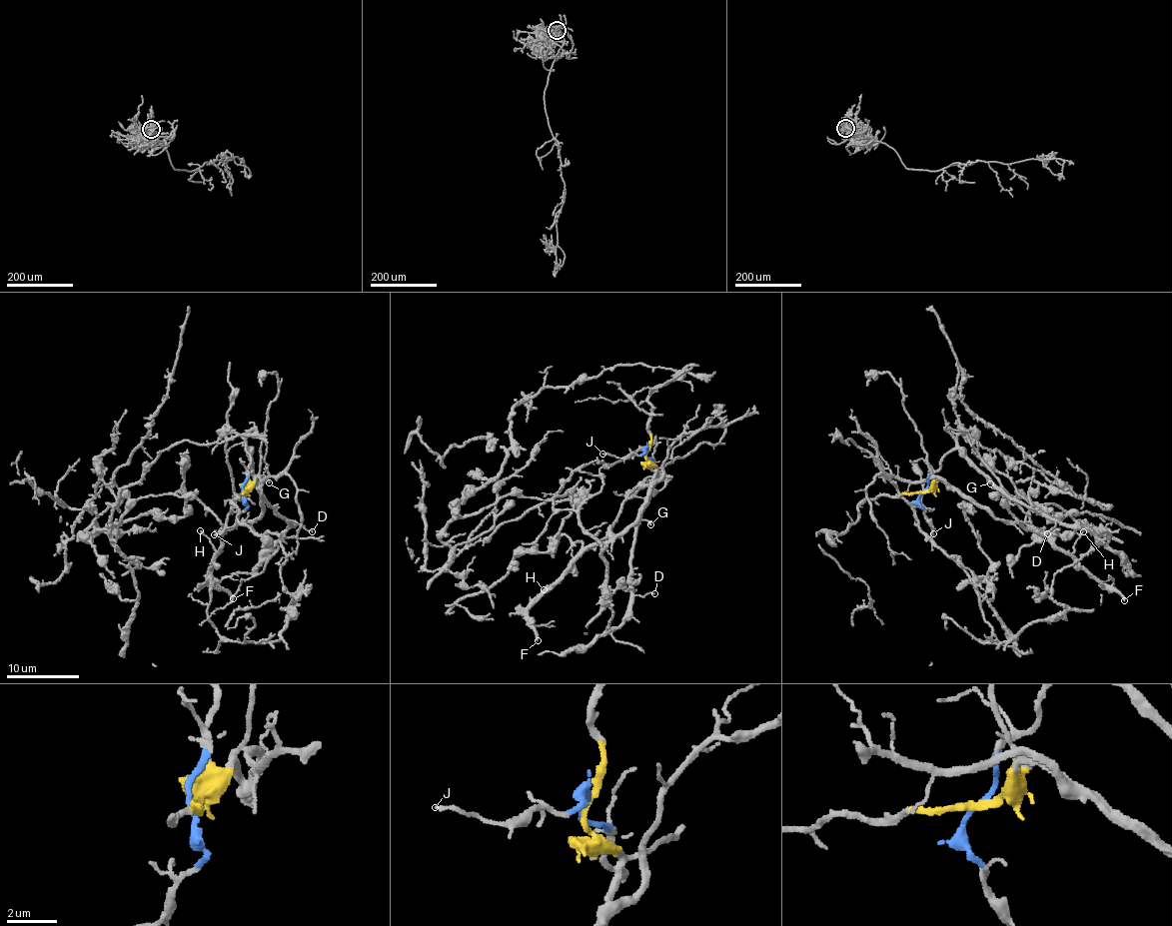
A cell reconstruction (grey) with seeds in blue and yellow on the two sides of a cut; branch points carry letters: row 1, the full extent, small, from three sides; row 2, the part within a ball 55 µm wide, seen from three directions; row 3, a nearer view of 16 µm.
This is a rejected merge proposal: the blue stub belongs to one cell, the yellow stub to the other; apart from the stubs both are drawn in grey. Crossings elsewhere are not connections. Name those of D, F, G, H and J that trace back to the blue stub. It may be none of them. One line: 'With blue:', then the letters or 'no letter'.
With blue: D, G, J

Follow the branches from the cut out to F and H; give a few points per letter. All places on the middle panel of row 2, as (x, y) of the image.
F: (645, 453), (654, 468), (654, 477), (640, 516), (616, 534), (584, 552), (530, 605), (532, 627), (538, 640)
H: (645, 453), (654, 468), (654, 477), (640, 516), (616, 534), (584, 552), (555, 585), (544, 588)

